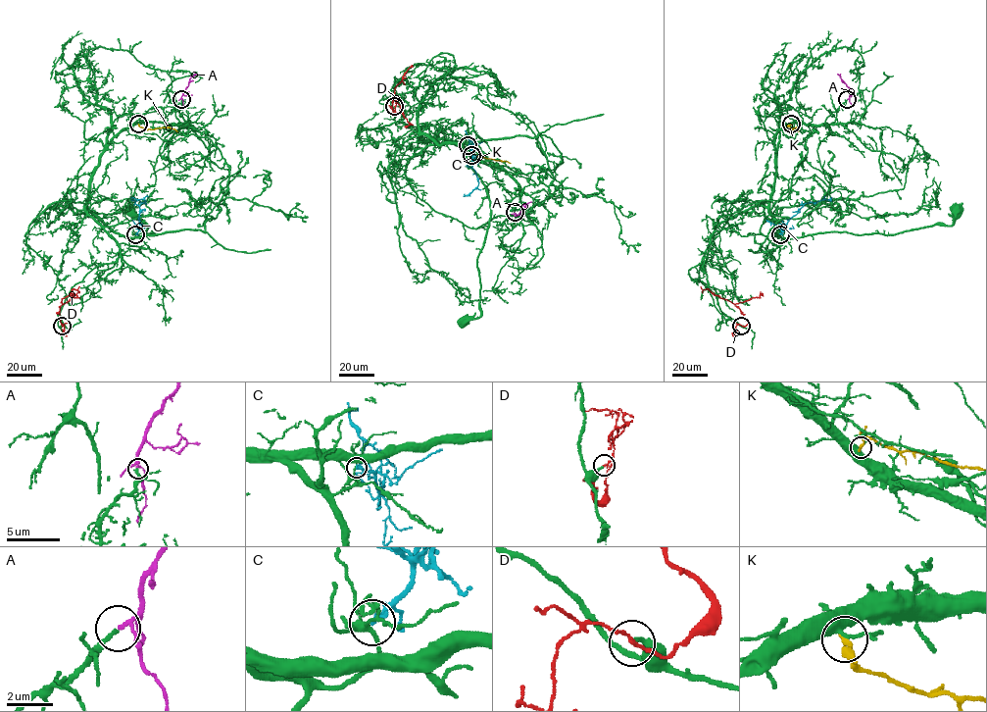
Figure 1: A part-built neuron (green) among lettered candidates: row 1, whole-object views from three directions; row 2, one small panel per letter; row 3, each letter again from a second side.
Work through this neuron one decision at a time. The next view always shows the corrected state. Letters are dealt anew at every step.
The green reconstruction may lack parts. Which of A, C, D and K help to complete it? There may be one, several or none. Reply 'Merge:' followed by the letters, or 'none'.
Merge: A

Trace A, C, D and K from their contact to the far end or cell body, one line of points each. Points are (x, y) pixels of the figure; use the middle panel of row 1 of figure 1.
A: (515, 212), (517, 216), (523, 205), (531, 201)
C: (468, 145), (471, 146), (472, 168), (478, 181), (468, 196), (464, 193)
D: (395, 106), (395, 87), (412, 65)
K: (471, 155), (510, 163)

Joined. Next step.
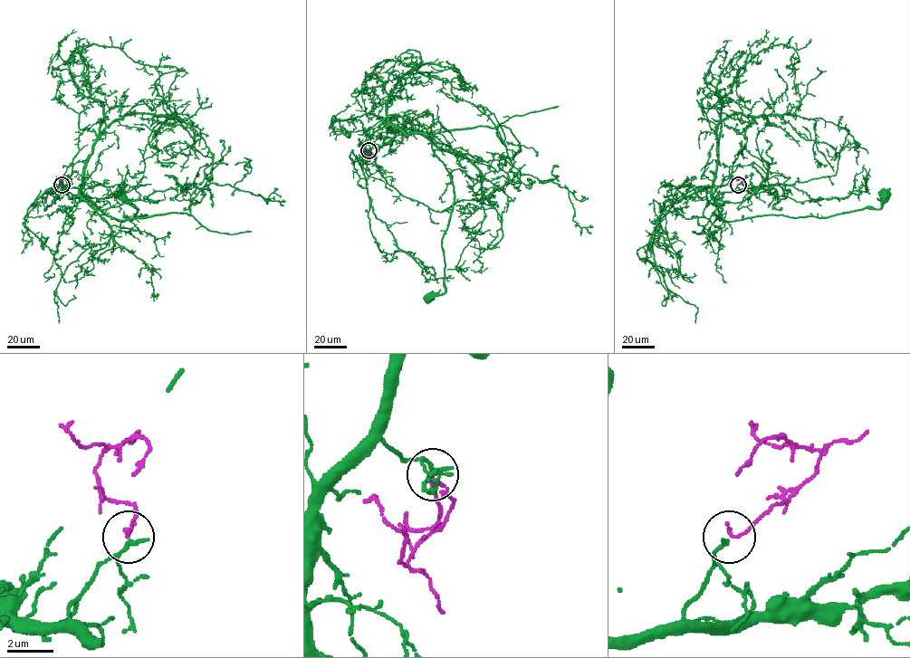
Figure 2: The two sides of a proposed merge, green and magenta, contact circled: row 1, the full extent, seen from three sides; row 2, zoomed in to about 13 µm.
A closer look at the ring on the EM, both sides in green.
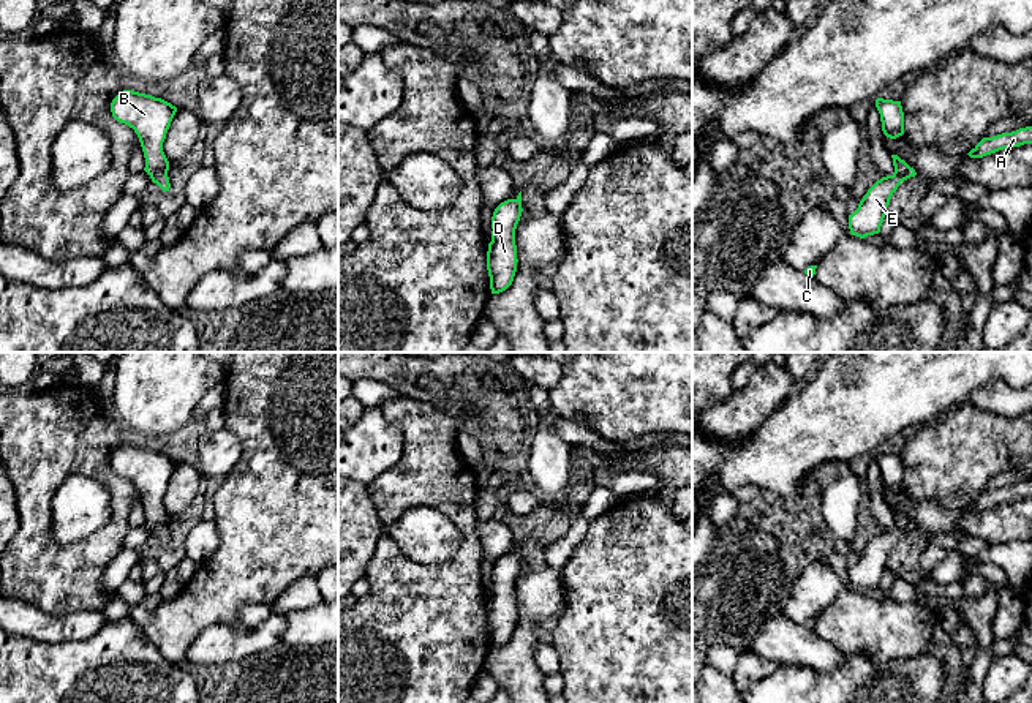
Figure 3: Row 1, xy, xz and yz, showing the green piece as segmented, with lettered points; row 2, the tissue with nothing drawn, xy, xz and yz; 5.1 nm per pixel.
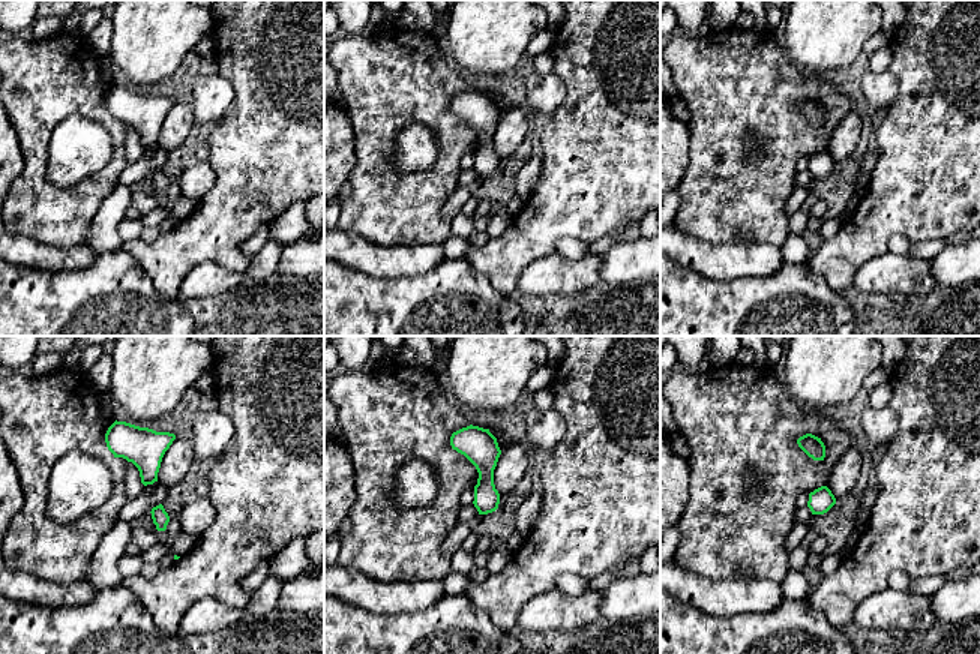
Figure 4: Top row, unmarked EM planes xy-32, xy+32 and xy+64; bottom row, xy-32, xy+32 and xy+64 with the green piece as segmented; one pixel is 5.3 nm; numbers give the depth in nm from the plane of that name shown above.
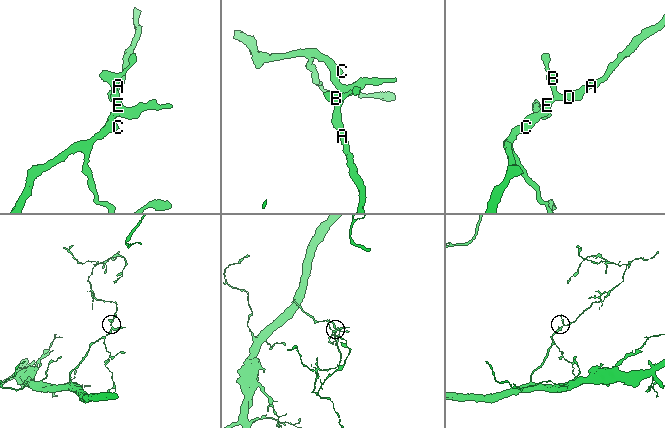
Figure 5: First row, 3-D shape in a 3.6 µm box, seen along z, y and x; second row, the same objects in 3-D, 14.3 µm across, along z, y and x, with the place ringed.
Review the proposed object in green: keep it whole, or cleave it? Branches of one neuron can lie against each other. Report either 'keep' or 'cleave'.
keep

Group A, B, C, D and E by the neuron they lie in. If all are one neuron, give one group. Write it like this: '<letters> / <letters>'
A B C D E

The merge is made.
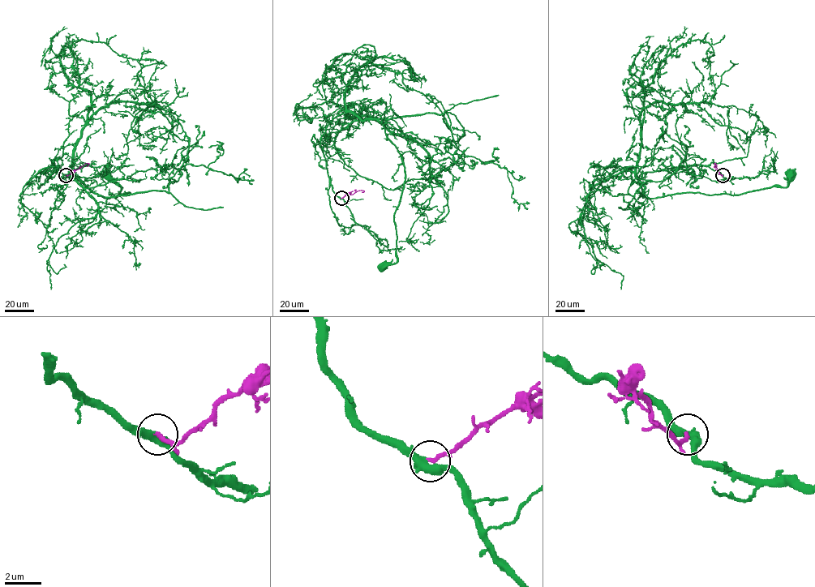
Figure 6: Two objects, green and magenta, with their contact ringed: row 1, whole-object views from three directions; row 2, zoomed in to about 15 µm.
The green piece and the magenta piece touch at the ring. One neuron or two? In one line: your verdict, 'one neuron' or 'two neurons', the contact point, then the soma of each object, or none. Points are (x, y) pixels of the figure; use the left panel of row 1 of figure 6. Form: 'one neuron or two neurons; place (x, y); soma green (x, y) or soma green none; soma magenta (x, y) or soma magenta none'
one neuron; place (66, 175); soma green (107, 175); soma magenta none

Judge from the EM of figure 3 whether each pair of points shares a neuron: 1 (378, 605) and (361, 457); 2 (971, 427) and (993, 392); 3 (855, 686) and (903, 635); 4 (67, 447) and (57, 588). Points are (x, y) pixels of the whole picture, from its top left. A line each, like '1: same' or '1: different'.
1: different
2: different
3: different
4: same

